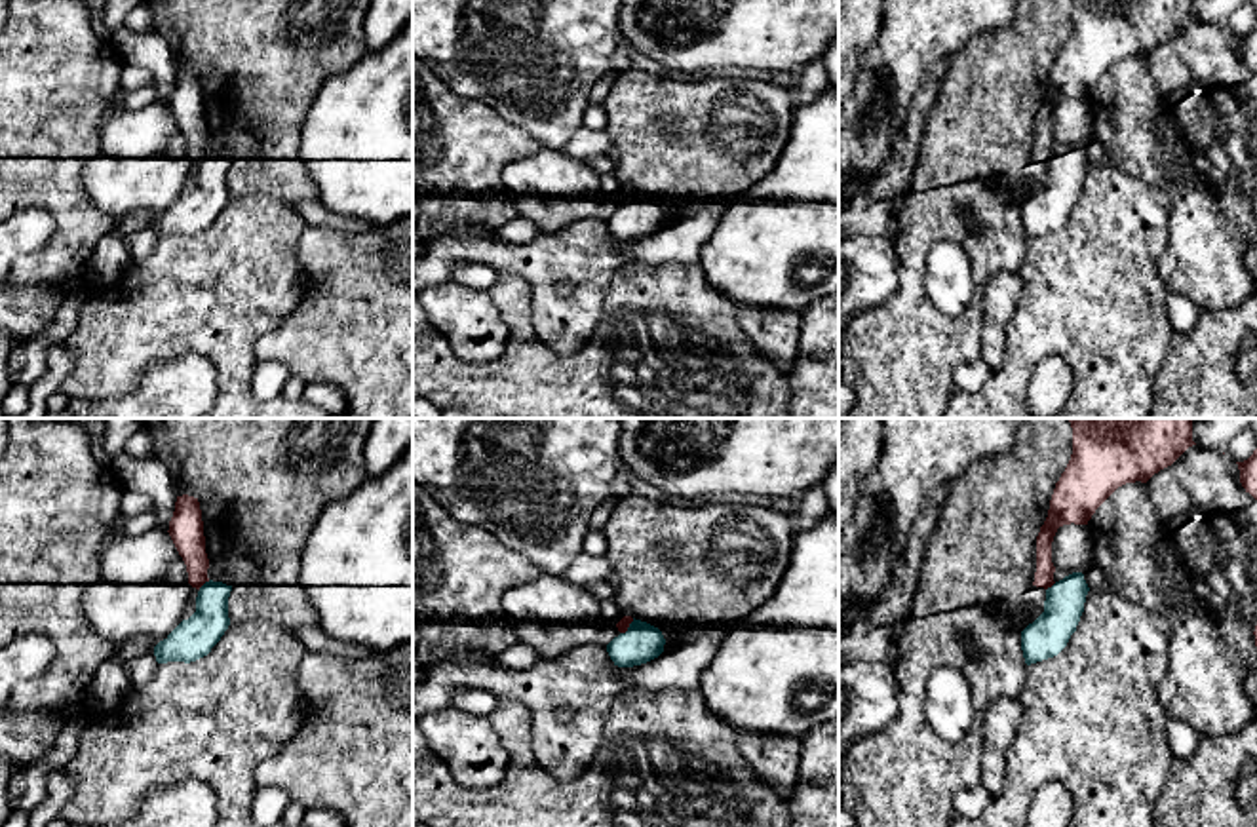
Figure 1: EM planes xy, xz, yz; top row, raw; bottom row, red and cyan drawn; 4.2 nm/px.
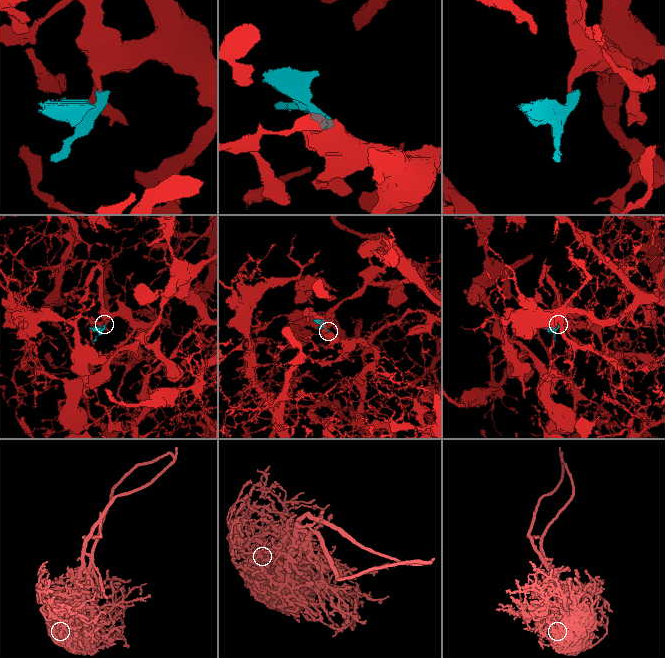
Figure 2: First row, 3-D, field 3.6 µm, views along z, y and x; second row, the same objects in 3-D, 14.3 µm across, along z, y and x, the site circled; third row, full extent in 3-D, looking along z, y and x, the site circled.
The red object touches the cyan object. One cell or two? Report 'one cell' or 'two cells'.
two cells

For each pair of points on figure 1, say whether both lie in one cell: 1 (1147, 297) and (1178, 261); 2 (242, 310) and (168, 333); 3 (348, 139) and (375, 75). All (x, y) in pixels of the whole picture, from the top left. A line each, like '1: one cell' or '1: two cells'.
1: two cells
2: one cell
3: one cell

